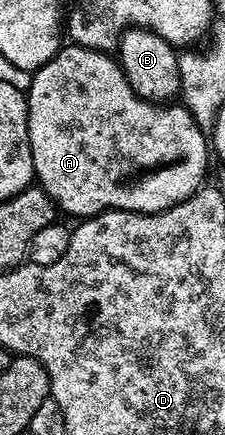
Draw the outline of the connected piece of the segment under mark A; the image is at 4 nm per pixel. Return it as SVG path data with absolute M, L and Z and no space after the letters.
M74 44L64 45L42 68L34 71L31 87L25 93L27 95L27 131L35 178L41 189L51 197L52 202L62 213L64 210L67 214L76 214L76 219L79 220L91 218L95 214L103 213L104 210L130 210L136 214L158 214L160 210L167 210L170 206L176 206L177 203L185 201L189 195L204 185L203 173L207 170L207 150L209 154L209 138L208 135L207 138L203 135L204 127L195 123L193 116L182 104L156 104L135 95L129 80L123 75L123 69L110 53L90 50Z

